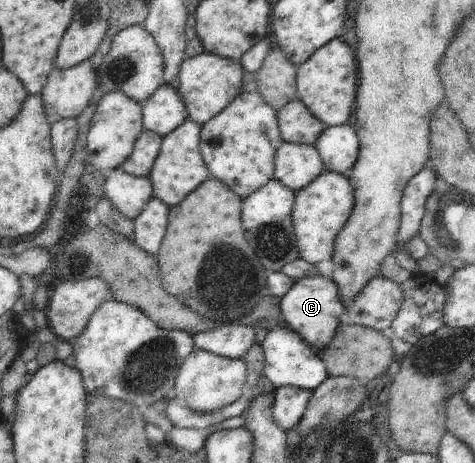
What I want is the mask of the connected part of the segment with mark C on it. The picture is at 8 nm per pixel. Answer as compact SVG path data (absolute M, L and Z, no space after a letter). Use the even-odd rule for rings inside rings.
M320 274L296 281L290 292L282 296L280 310L284 323L315 350L326 348L334 340L334 334L338 326L345 321L346 315L337 285L330 277L324 278Z

